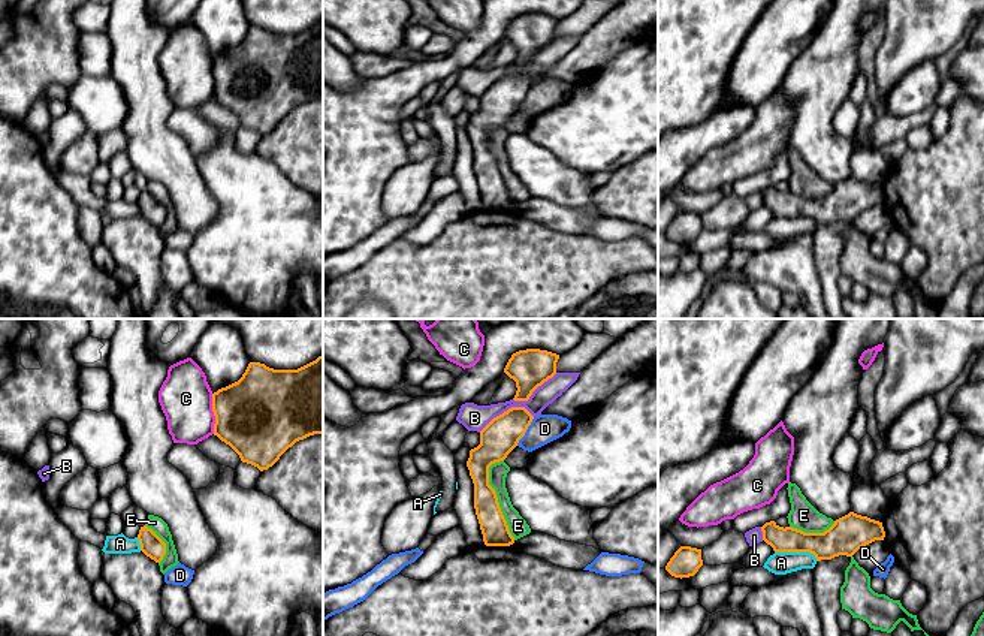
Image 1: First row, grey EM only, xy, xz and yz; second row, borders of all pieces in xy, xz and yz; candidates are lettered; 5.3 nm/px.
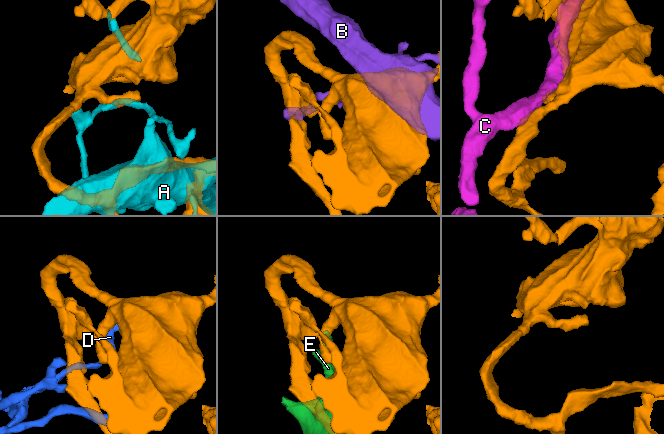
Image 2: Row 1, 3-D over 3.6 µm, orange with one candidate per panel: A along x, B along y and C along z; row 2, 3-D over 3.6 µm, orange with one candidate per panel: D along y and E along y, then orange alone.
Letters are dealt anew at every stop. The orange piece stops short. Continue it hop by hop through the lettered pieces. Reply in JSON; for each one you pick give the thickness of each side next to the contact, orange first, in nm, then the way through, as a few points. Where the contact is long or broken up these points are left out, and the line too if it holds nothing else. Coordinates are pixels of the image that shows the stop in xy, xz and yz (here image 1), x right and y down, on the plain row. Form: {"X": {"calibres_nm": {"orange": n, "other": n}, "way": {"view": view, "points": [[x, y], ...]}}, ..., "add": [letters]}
{"add": []}

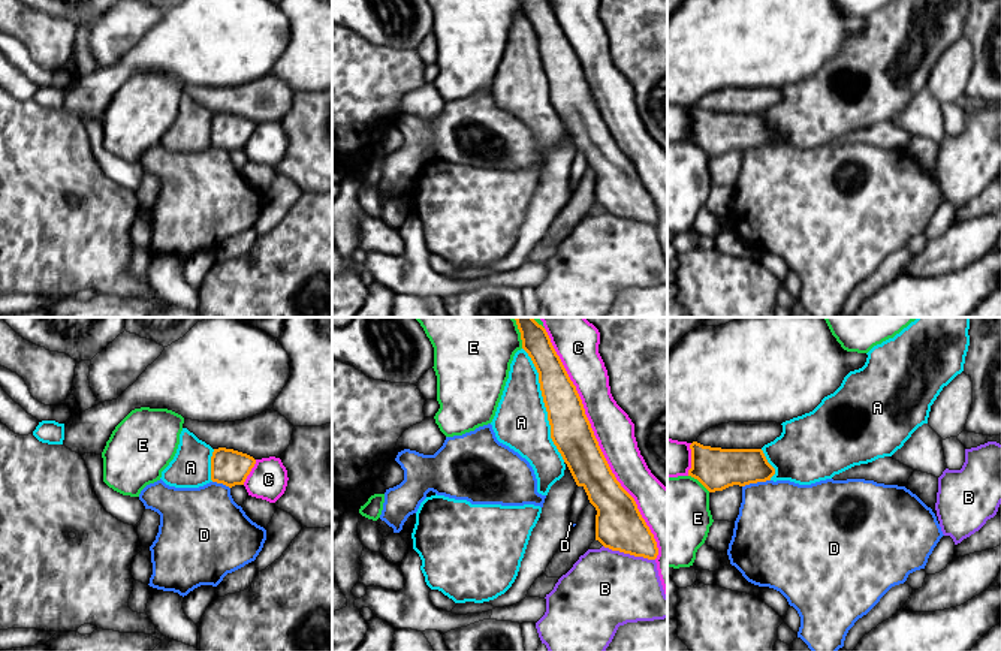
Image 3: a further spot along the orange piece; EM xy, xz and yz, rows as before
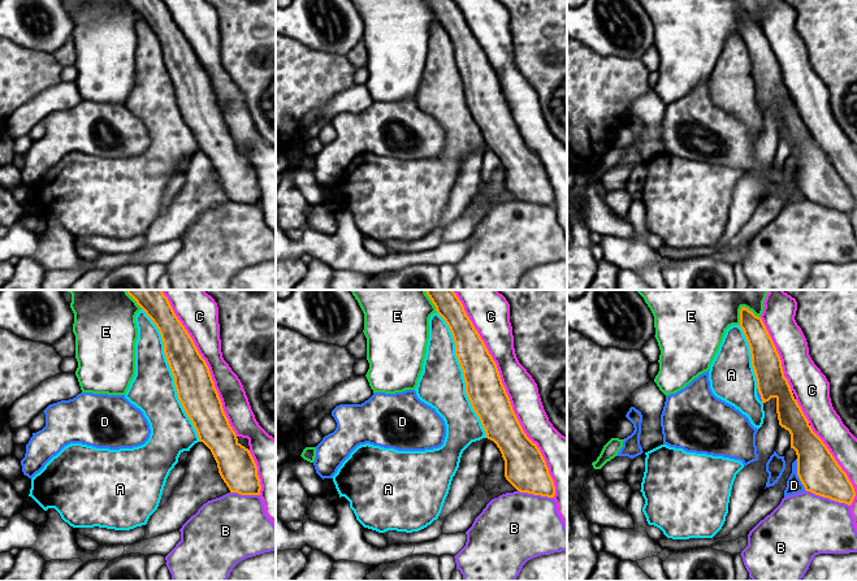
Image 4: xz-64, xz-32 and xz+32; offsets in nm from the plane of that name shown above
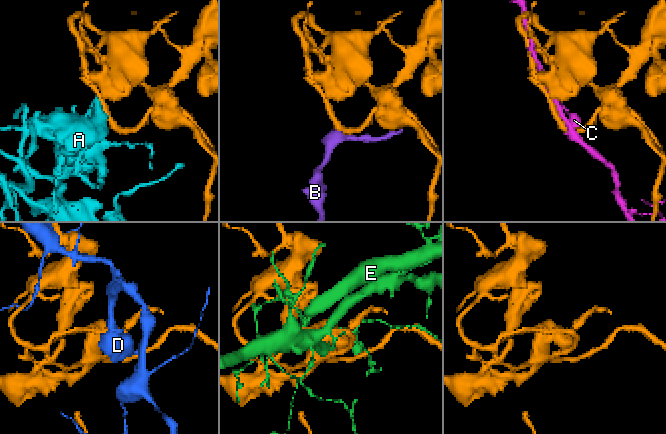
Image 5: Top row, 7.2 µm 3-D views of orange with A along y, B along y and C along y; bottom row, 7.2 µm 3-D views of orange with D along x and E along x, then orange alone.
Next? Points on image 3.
{"A": {"calibres_nm": {"orange": 220, "other": 280}}, "add": ["A"]}

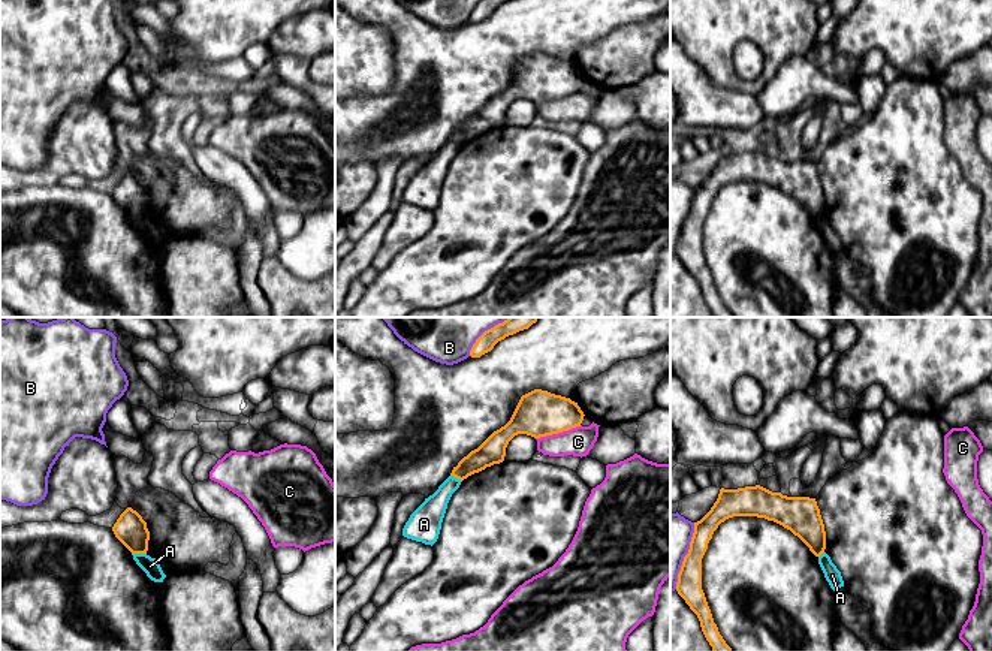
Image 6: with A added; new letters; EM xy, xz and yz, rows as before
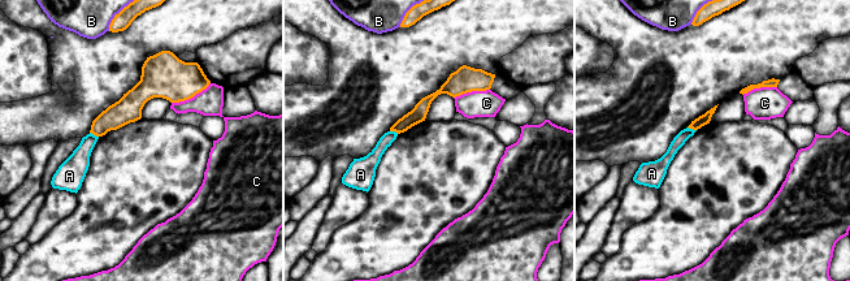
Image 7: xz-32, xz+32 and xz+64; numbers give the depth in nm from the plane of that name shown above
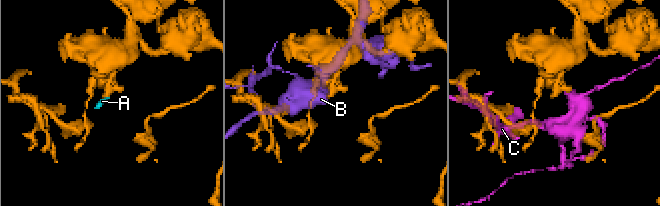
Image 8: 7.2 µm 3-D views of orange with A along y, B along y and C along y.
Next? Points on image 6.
{"add": []}

